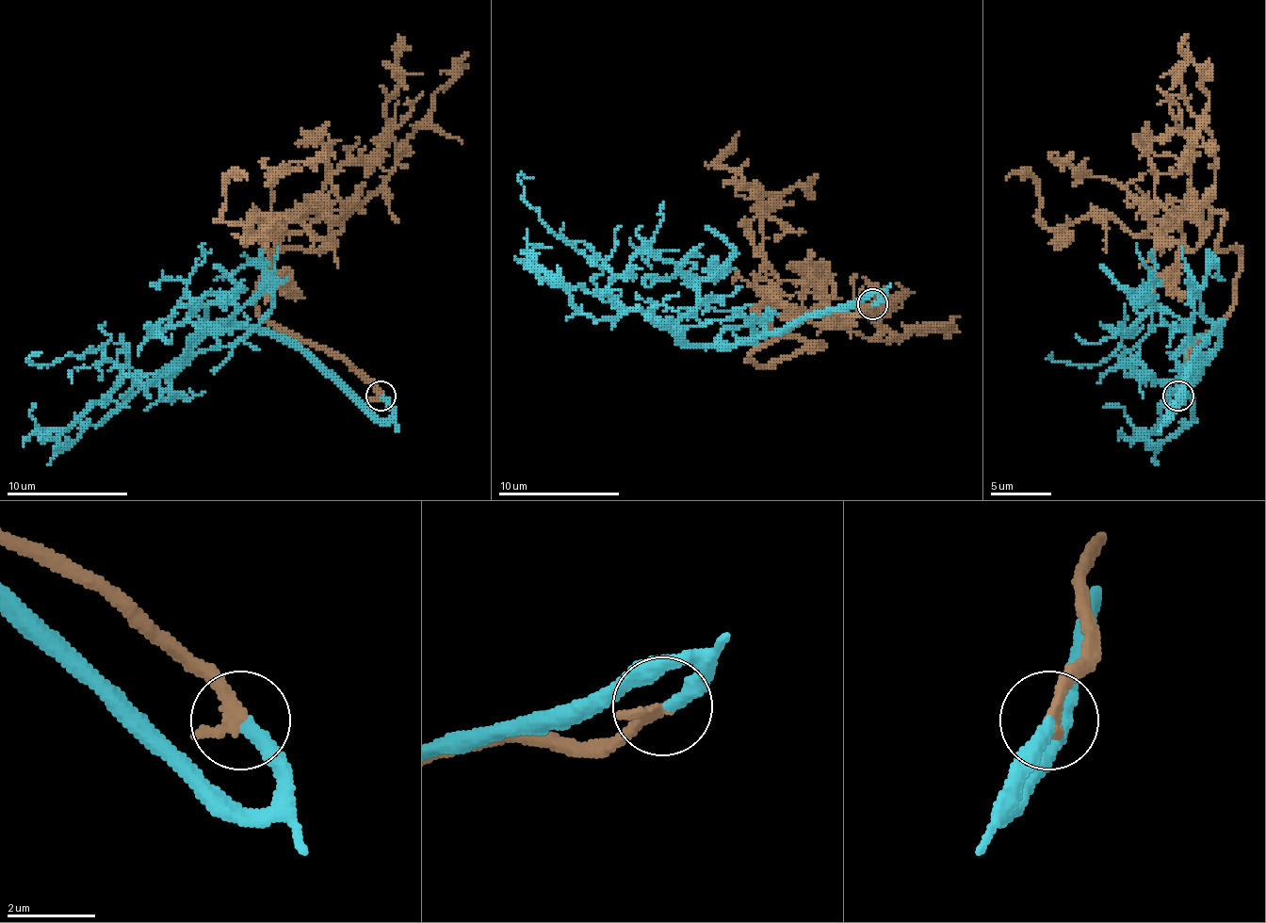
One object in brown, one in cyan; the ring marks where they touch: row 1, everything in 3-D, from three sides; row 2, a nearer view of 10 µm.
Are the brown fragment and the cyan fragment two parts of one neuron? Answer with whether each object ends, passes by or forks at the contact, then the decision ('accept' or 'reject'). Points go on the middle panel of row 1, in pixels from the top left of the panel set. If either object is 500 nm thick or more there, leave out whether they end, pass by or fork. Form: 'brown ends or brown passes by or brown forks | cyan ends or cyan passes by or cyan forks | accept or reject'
brown ends | cyan ends | accept

